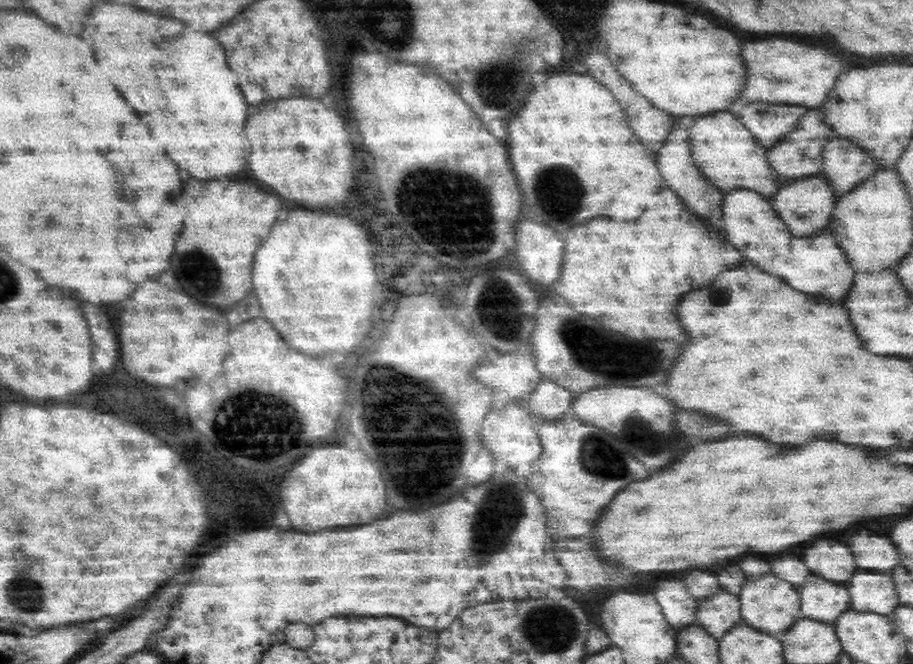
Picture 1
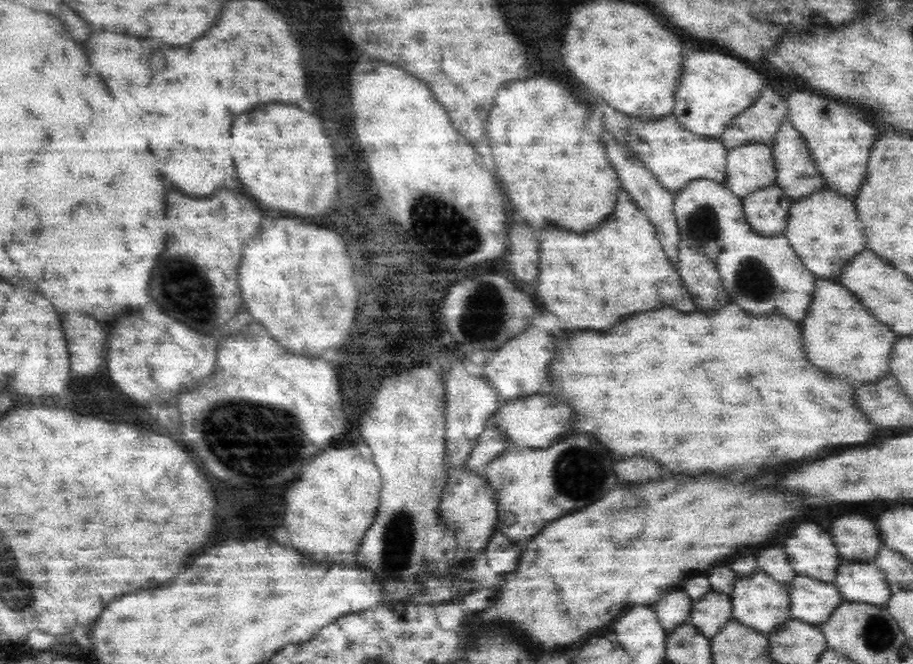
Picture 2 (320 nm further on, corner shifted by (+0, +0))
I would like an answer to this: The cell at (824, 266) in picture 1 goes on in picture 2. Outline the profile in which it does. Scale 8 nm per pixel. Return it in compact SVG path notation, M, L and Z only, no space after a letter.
M756 233L750 235L746 242L722 251L717 256L717 263L729 296L734 298L734 301L738 301L747 310L752 312L778 310L782 314L794 318L794 320L802 321L809 313L810 305L814 302L818 276L803 263L787 234L766 236Z

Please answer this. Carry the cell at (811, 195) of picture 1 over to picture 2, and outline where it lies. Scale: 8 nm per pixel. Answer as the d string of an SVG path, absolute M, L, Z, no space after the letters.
M778 184L764 187L743 198L749 223L756 233L766 236L788 232L794 201L796 200Z

